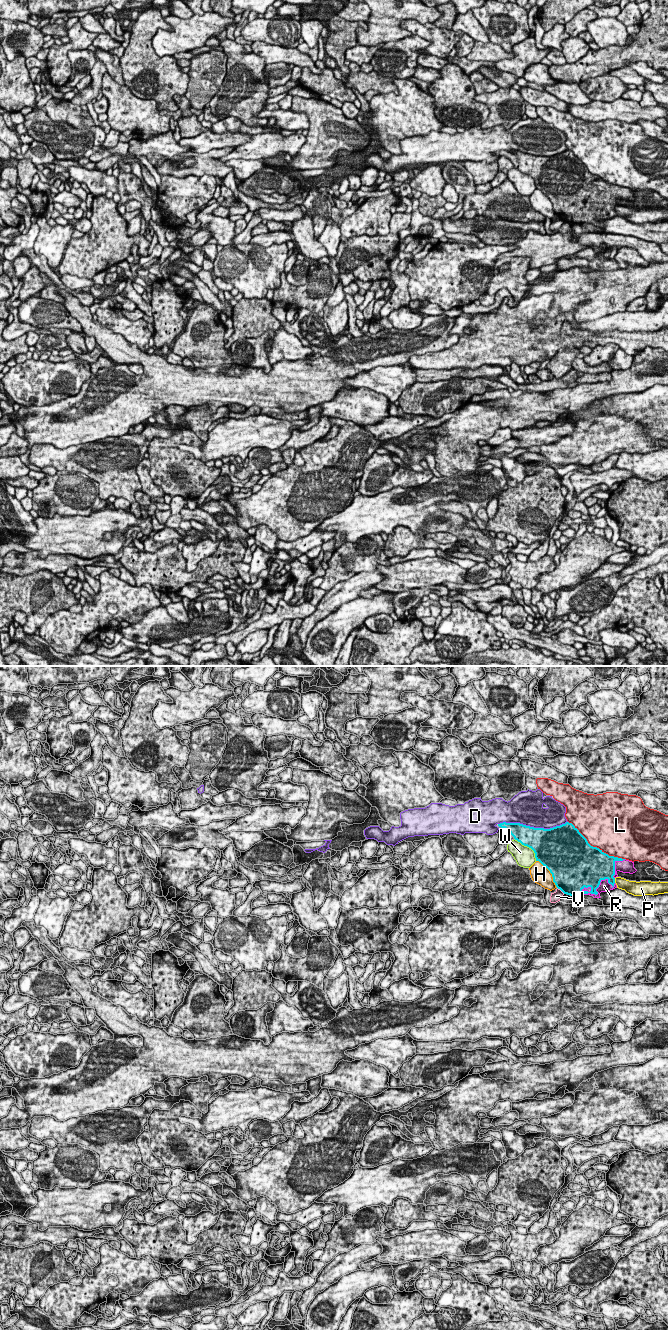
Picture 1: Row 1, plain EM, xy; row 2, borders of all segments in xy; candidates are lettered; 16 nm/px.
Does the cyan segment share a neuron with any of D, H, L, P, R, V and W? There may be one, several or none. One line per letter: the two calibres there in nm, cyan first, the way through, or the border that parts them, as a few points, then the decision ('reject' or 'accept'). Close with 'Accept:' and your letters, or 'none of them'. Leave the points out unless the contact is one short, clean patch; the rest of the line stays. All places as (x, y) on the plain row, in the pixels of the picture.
D: 400/440 nm | reject
H: 500/300 nm | reject
L: 500/480 nm | reject
P: 360/180 nm | reject
R: 420/170 nm | accept
V: 500/160 nm | along xy (557, 215), (564, 221) | reject
W: 440/320 nm | reject
Accept: R

